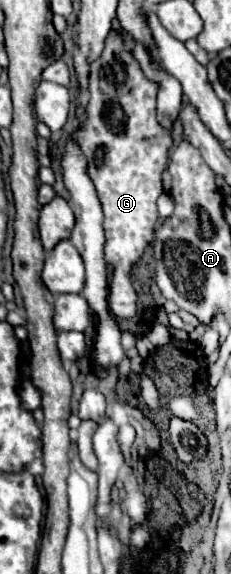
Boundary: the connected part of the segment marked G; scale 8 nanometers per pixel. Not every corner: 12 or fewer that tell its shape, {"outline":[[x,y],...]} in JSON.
{"outline":[[112,31],[78,143],[104,209],[108,305],[154,239],[170,133]]}

